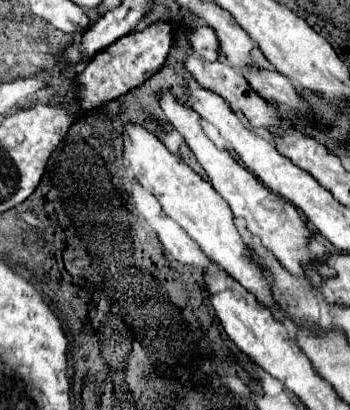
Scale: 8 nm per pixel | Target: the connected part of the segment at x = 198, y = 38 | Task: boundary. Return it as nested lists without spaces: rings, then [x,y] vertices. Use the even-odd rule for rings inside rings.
[[[207,26],[193,28],[193,30],[187,34],[187,38],[189,38],[191,46],[193,46],[207,62],[217,62],[219,56],[223,54],[221,48],[219,48],[219,40],[217,40],[213,28],[207,28]]]

